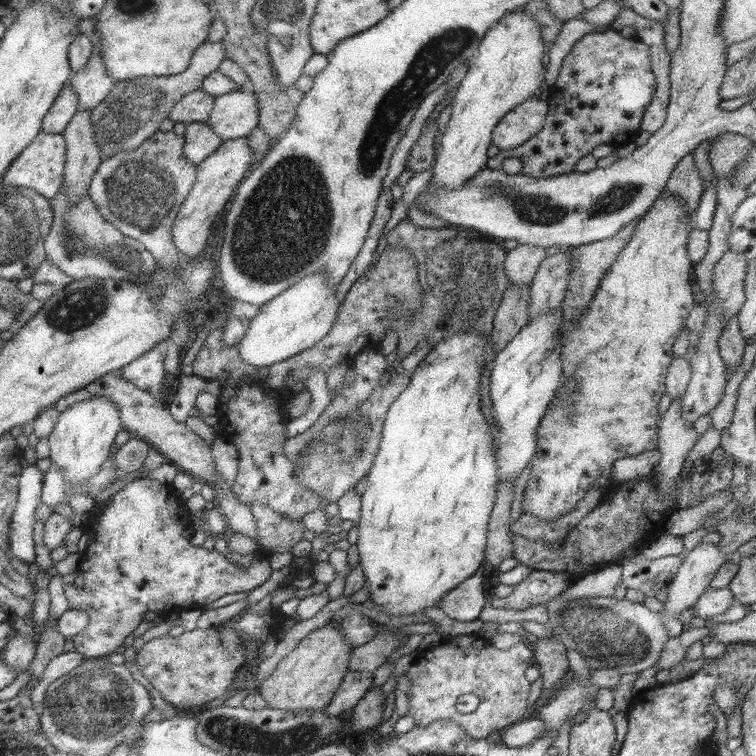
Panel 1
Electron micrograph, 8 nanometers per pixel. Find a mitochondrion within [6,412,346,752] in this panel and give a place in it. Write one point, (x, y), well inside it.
(89, 708)

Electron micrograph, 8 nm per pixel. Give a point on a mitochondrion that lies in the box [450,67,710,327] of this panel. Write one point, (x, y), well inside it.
(534, 210)

